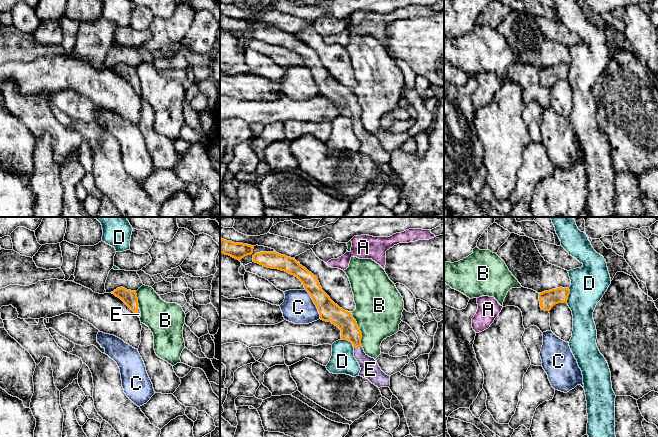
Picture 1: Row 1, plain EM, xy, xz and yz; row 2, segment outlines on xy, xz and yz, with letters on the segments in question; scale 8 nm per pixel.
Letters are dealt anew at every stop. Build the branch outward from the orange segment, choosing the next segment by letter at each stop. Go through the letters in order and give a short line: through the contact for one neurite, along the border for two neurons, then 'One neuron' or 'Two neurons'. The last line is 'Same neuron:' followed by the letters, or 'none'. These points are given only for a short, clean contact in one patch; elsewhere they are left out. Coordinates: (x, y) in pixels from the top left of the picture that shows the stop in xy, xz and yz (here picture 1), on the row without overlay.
A: Two neurons
B: Two neurons
C: Two neurons
D: Line: yz (569, 64), (566, 78). Two neurons
E: Line: xz (344, 96), (354, 111), (357, 122), (360, 132), (370, 145). One neuron
Same neuron: E

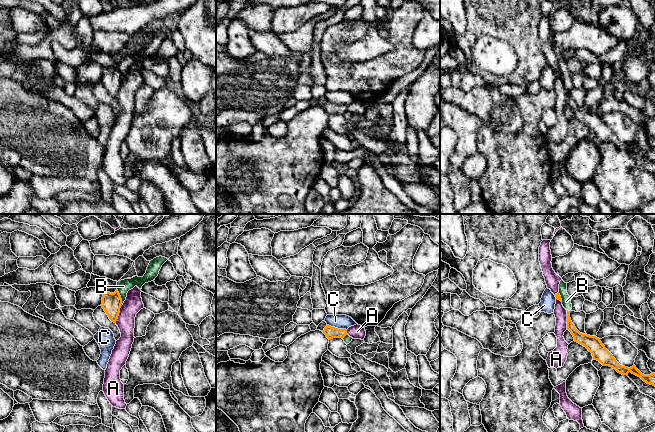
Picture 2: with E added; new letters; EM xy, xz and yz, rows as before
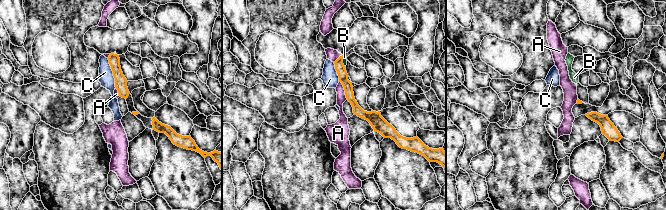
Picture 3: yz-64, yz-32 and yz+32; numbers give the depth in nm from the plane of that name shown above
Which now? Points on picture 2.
A: Line: yz (566, 86), (567, 104). Two neurons
B: Line: xy (117, 65), (121, 81). Two neurons
C: Line: xz (327, 100), (346, 106). Two neurons
Same neuron: none

